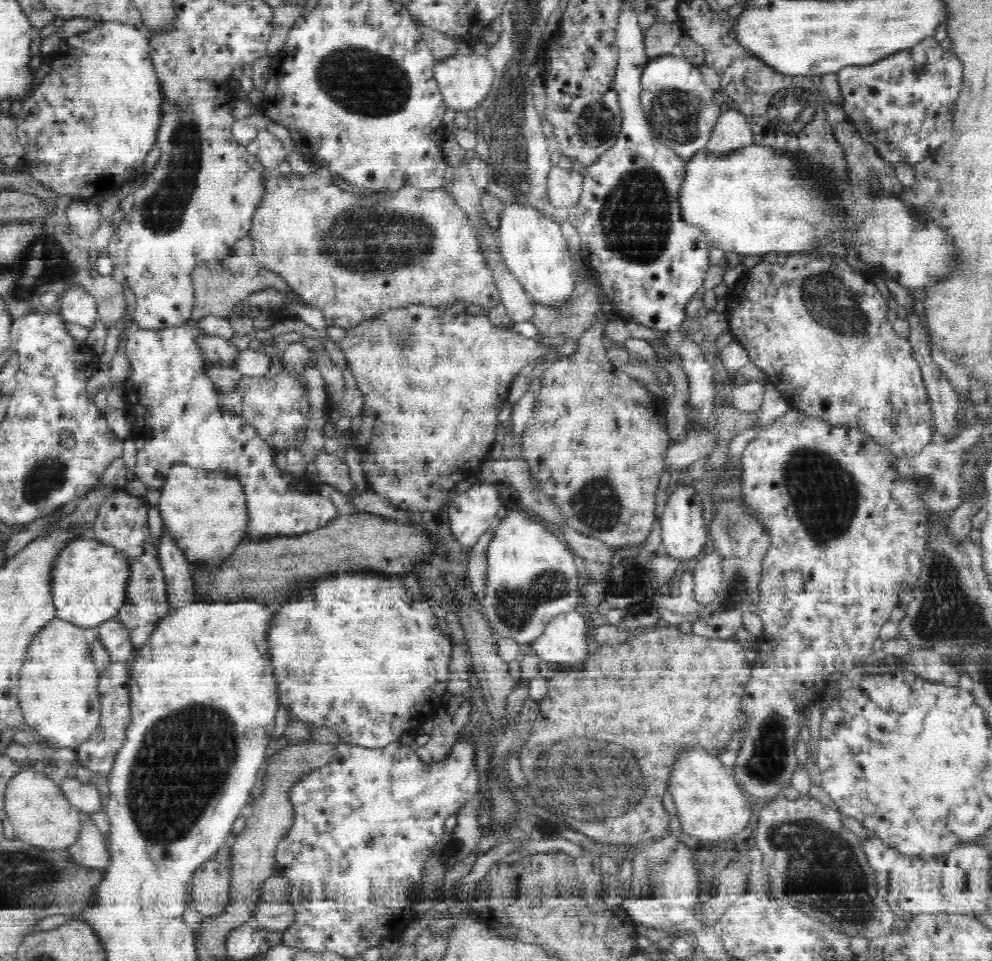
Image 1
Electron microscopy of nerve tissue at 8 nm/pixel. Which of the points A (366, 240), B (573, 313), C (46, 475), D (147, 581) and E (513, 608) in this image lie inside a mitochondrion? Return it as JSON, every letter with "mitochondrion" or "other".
{"A":"mitochondrion","B":"mitochondrion","C":"mitochondrion","D":"mitochondrion","E":"mitochondrion"}

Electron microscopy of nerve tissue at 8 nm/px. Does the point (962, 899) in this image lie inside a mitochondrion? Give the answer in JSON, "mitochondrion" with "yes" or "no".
{"mitochondrion":"no"}

